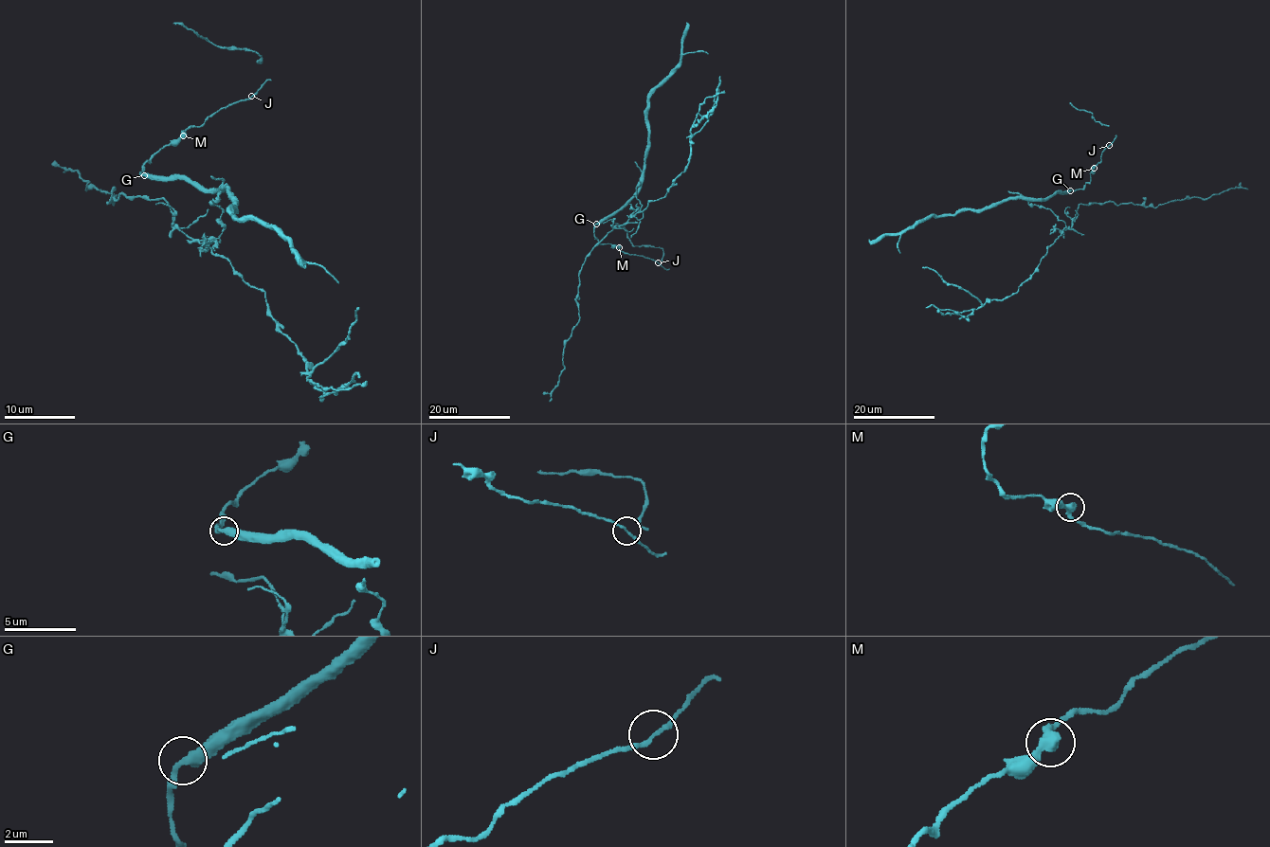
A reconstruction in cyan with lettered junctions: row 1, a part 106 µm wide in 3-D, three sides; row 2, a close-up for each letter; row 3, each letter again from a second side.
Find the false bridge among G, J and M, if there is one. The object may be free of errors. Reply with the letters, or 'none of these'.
G

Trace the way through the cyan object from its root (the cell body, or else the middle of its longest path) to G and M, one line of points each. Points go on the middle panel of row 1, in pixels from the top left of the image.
G: (636, 192), (638, 182), (639, 189), (596, 224)
M: (636, 192), (638, 182), (639, 189), (619, 209), (604, 217), (594, 228), (594, 236), (600, 243), (619, 247)

